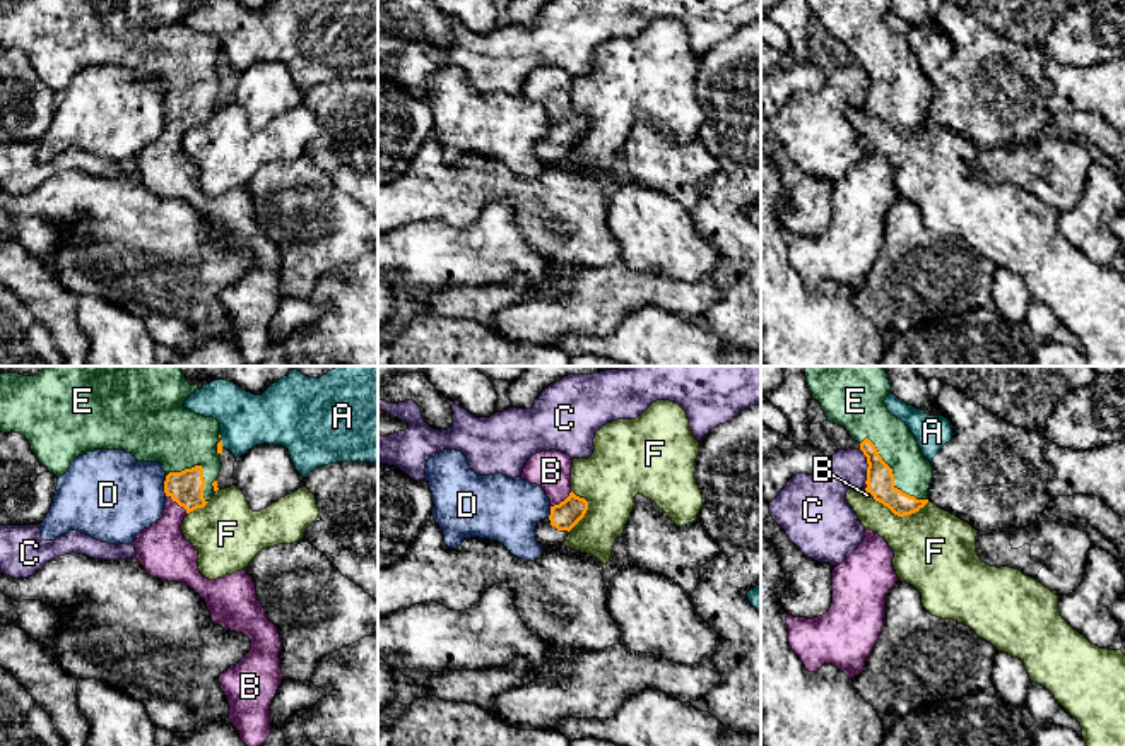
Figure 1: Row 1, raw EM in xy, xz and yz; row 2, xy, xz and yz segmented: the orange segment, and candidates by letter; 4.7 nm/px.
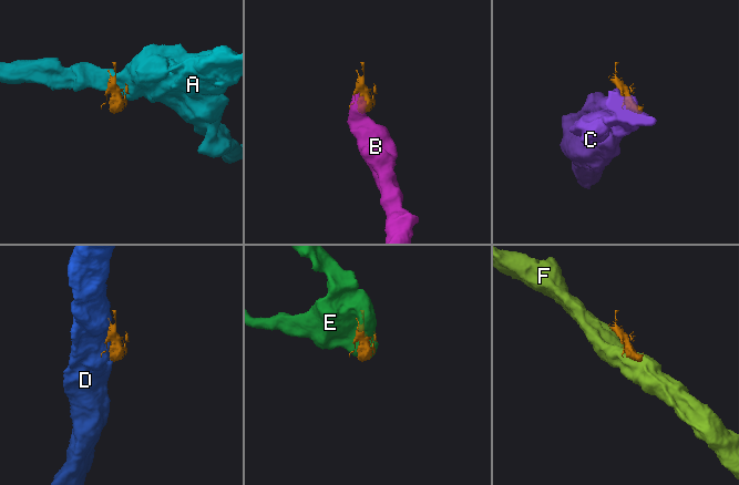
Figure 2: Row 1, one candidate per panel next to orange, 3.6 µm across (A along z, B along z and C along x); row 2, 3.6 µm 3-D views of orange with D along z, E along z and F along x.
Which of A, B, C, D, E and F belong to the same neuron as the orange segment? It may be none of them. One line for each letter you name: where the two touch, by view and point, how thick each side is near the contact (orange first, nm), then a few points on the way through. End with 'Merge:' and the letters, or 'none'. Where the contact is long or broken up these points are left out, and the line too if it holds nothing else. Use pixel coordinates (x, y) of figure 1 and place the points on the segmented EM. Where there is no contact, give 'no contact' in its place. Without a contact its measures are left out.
B: meets orange in xy at (178, 503); 160 nm thick on the orange side, 240 nm on the other; runs through xy (185, 488), (178, 503), (163, 541), (163, 551)
E: meets orange in yz at (893, 478); 130 nm thick on the orange side, 190 nm on the other
Merge: B, E

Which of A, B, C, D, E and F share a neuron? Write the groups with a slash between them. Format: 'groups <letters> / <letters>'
groups A / B E / C / D / F

